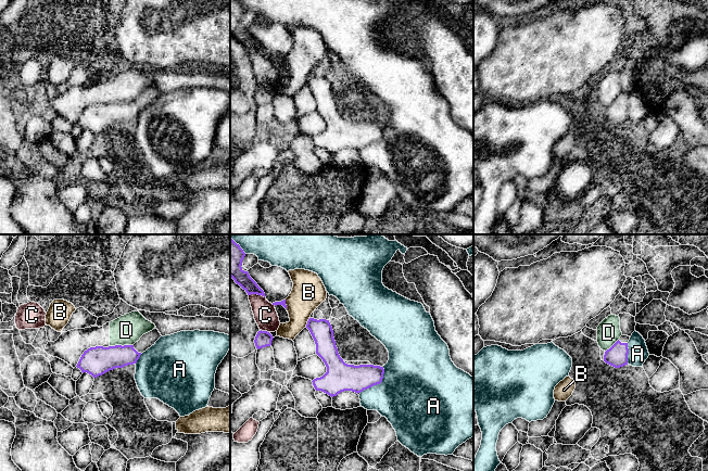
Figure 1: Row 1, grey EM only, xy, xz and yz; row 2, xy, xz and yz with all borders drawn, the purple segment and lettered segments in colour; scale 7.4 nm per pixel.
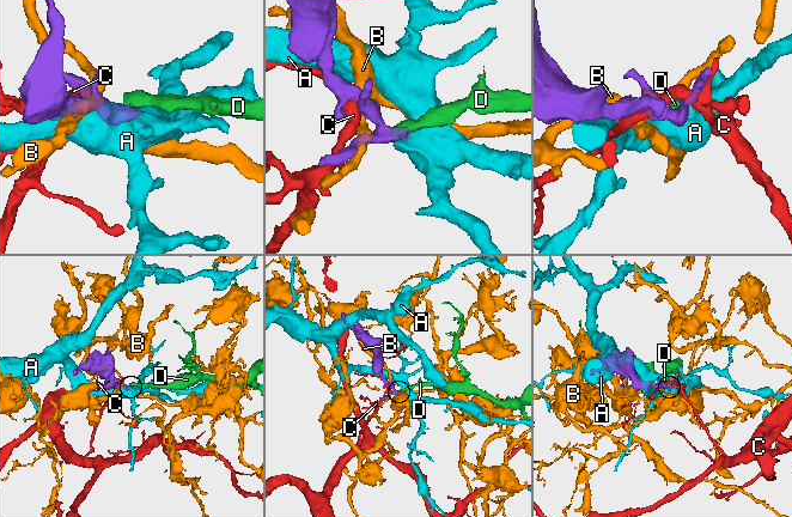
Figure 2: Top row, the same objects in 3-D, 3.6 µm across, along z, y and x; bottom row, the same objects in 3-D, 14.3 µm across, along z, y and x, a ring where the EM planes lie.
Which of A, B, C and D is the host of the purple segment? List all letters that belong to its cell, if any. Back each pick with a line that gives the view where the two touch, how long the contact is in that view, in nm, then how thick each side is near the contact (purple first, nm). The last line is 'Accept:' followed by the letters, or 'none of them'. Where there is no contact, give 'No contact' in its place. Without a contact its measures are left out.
D: Touches purple in xy. Shared border 180 nm. Thickness 220 nm (purple) against 220 nm
Accept: D

